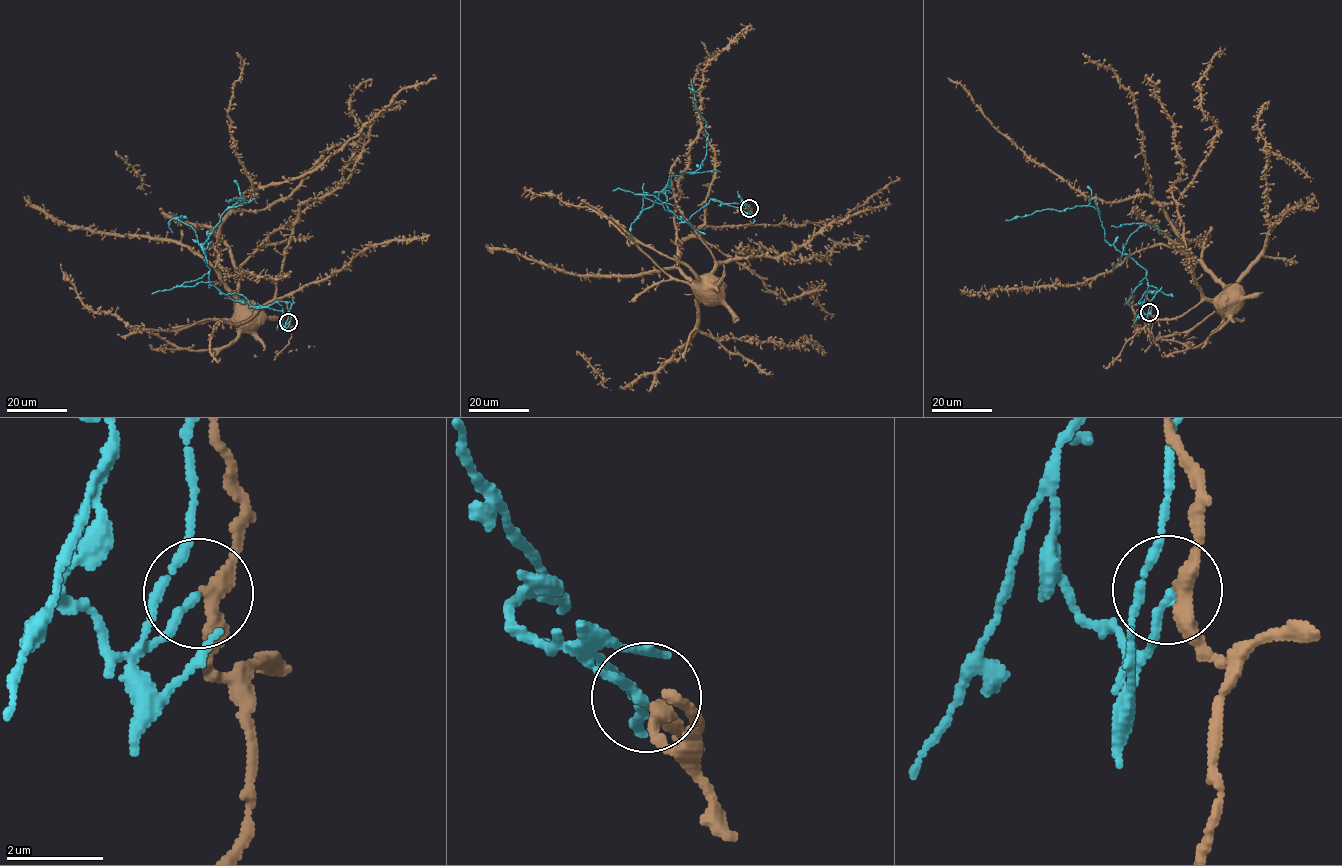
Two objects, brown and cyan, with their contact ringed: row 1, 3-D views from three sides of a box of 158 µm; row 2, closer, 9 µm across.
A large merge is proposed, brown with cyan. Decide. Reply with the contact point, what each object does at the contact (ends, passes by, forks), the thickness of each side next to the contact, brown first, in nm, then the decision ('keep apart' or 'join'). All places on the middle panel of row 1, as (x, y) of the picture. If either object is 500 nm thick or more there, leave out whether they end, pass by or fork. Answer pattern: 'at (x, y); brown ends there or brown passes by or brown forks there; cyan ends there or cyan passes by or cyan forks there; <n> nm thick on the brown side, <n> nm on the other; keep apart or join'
at (749, 208); brown passes by; cyan ends there; 280 nm thick on the brown side, 180 nm on the other; keep apart

